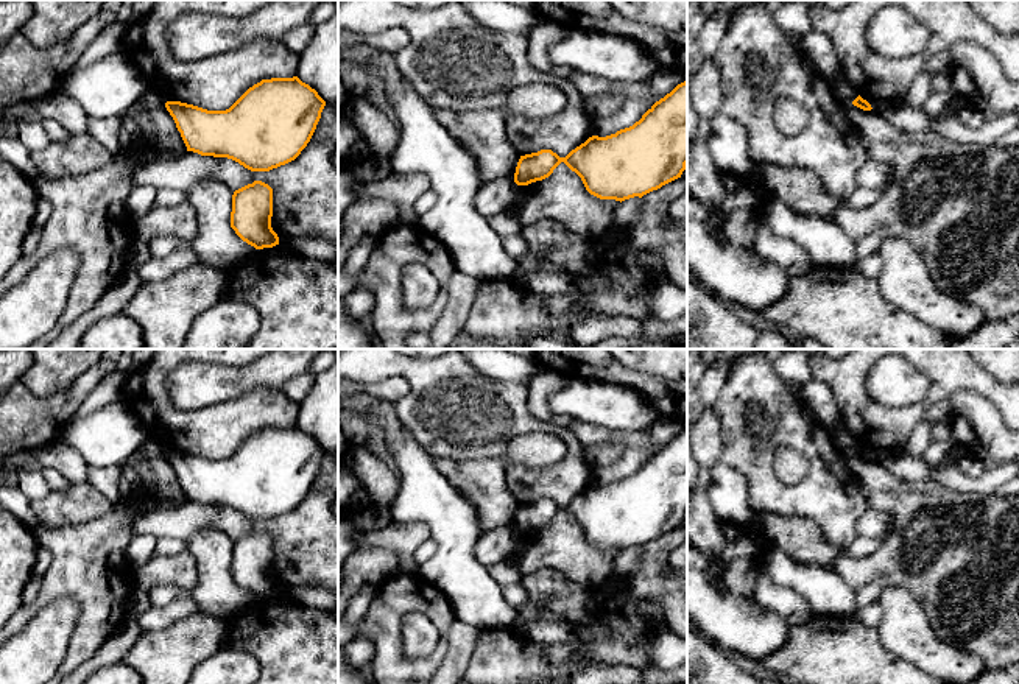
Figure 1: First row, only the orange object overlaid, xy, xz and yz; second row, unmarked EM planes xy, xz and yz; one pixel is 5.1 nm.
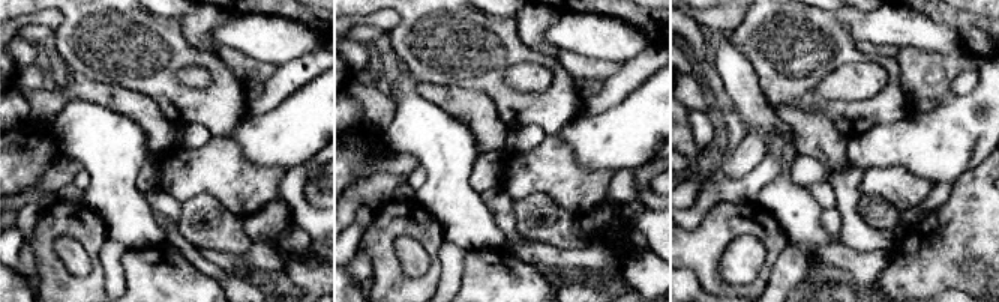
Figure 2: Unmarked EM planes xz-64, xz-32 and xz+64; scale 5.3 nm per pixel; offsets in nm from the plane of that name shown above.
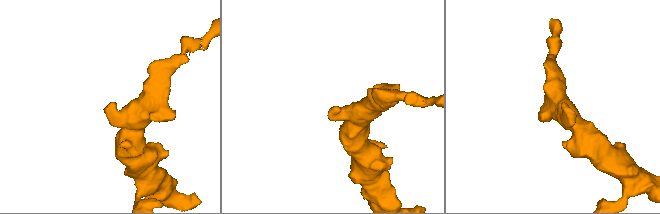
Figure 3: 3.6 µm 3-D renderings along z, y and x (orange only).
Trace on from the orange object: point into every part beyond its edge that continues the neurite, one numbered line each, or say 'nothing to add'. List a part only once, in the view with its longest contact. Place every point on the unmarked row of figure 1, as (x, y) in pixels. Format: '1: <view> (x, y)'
nothing to add

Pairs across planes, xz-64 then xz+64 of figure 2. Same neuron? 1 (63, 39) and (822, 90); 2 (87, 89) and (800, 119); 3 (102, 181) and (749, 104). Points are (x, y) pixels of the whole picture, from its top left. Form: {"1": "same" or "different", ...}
{"1": "different", "2": "same", "3": "same"}

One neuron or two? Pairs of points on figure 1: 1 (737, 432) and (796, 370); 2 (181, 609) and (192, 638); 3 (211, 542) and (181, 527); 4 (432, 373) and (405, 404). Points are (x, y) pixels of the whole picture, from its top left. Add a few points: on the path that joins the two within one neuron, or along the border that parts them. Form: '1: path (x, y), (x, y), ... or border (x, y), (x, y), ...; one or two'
1: border (772, 365), (784, 382); two
2: border (198, 611), (165, 627), (148, 628); two
3: border (231, 538), (215, 528), (201, 528), (186, 541); two
4: path (429, 380), (413, 396); one

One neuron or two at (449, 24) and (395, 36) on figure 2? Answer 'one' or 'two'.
one

